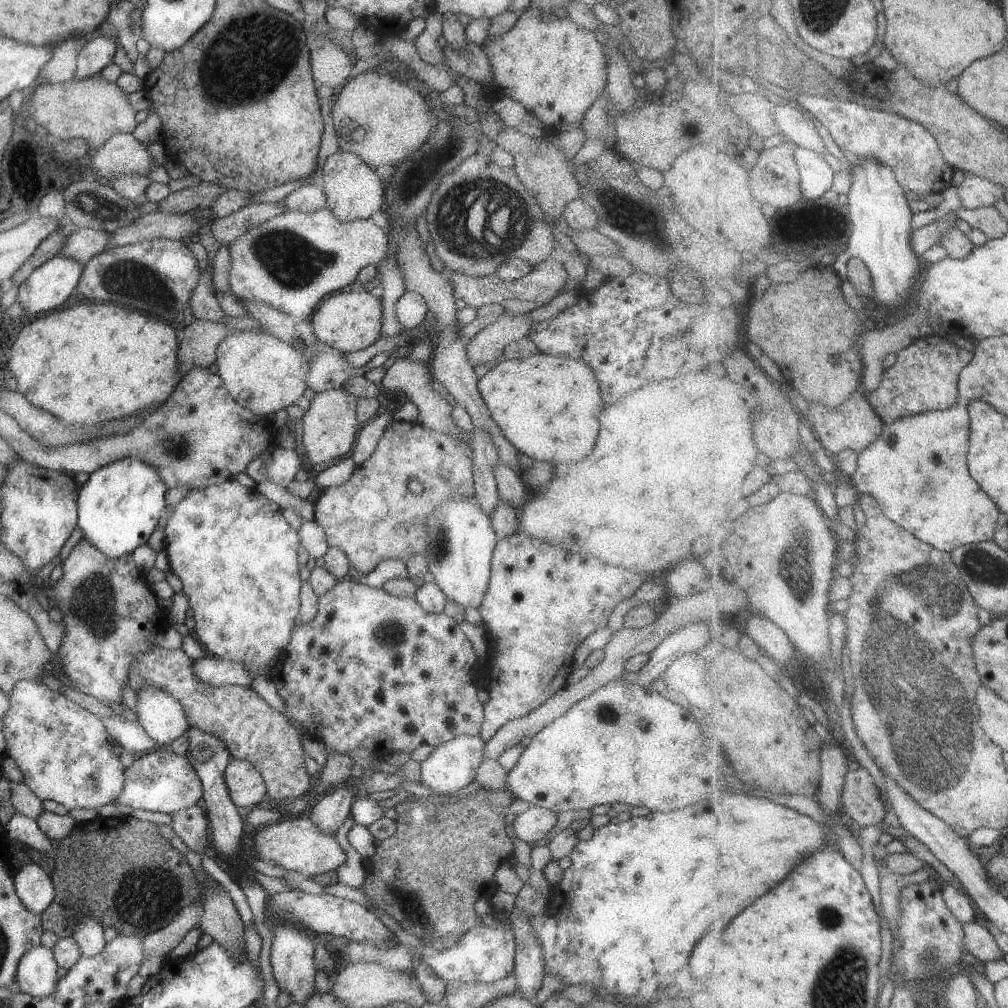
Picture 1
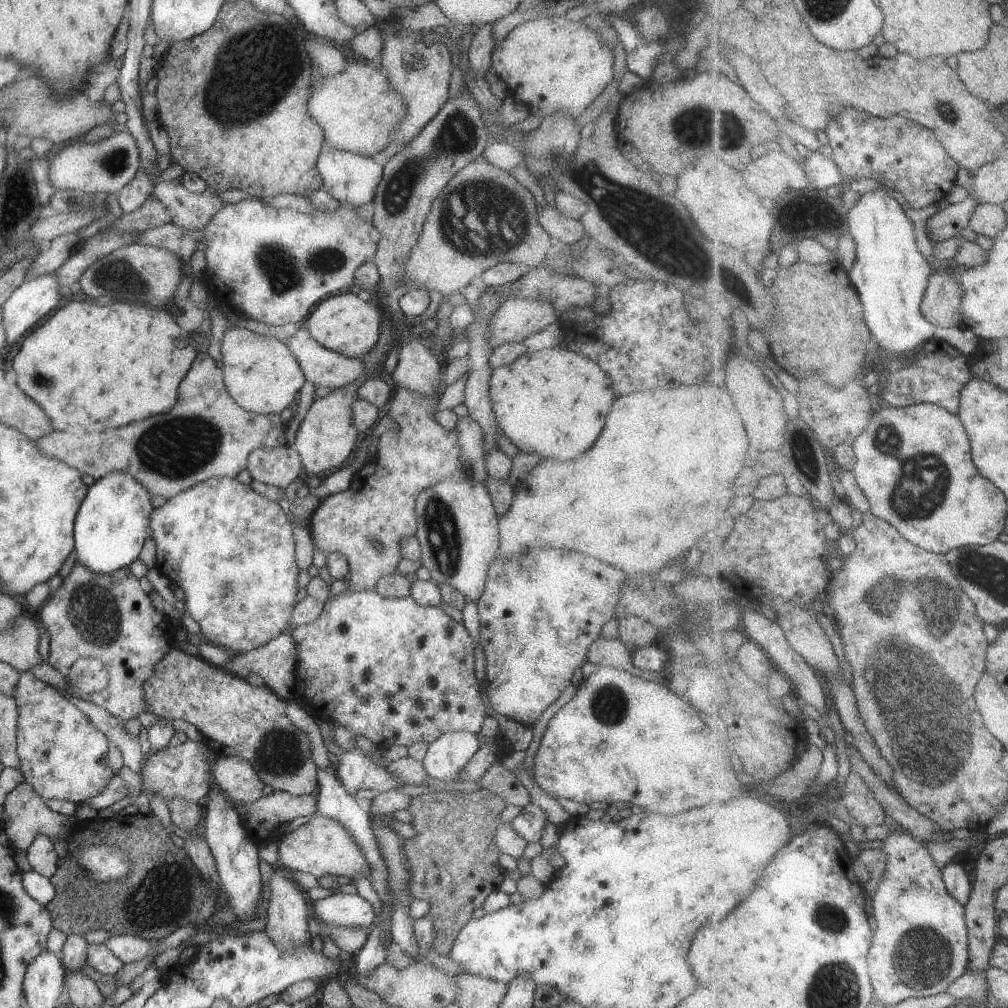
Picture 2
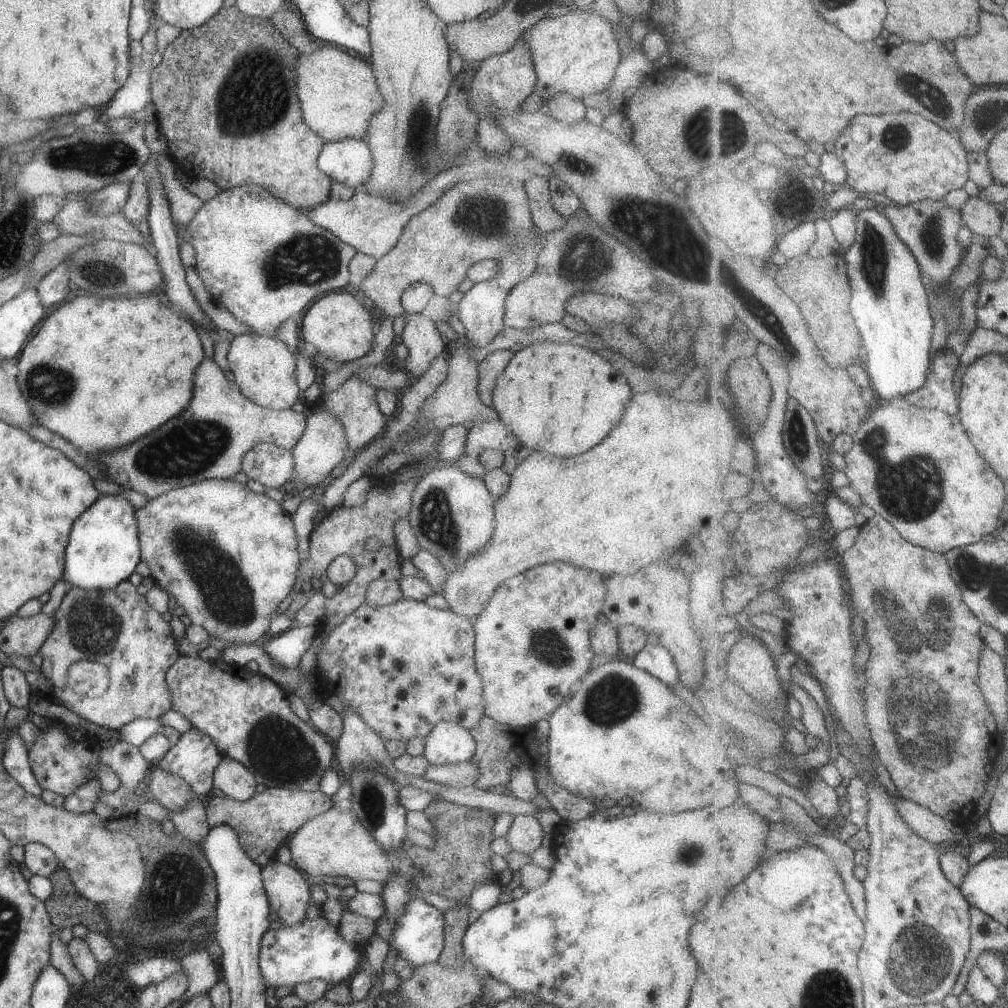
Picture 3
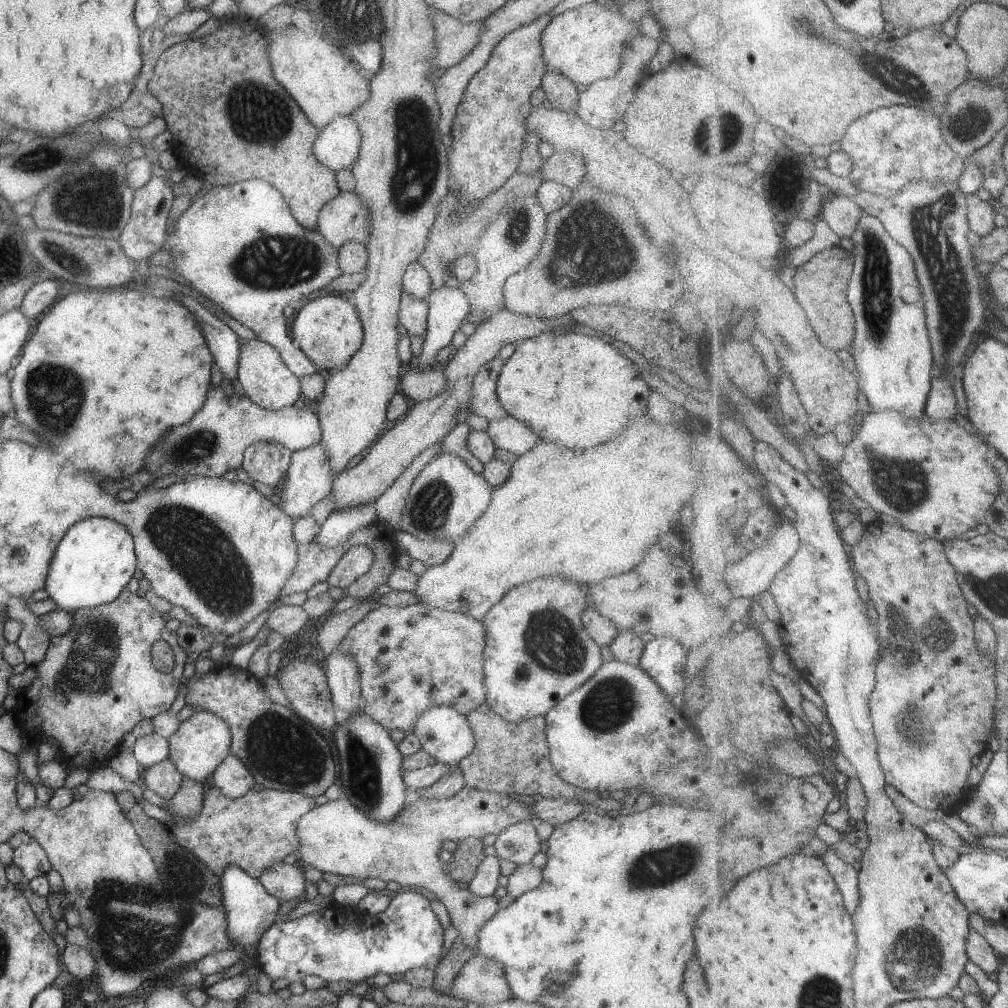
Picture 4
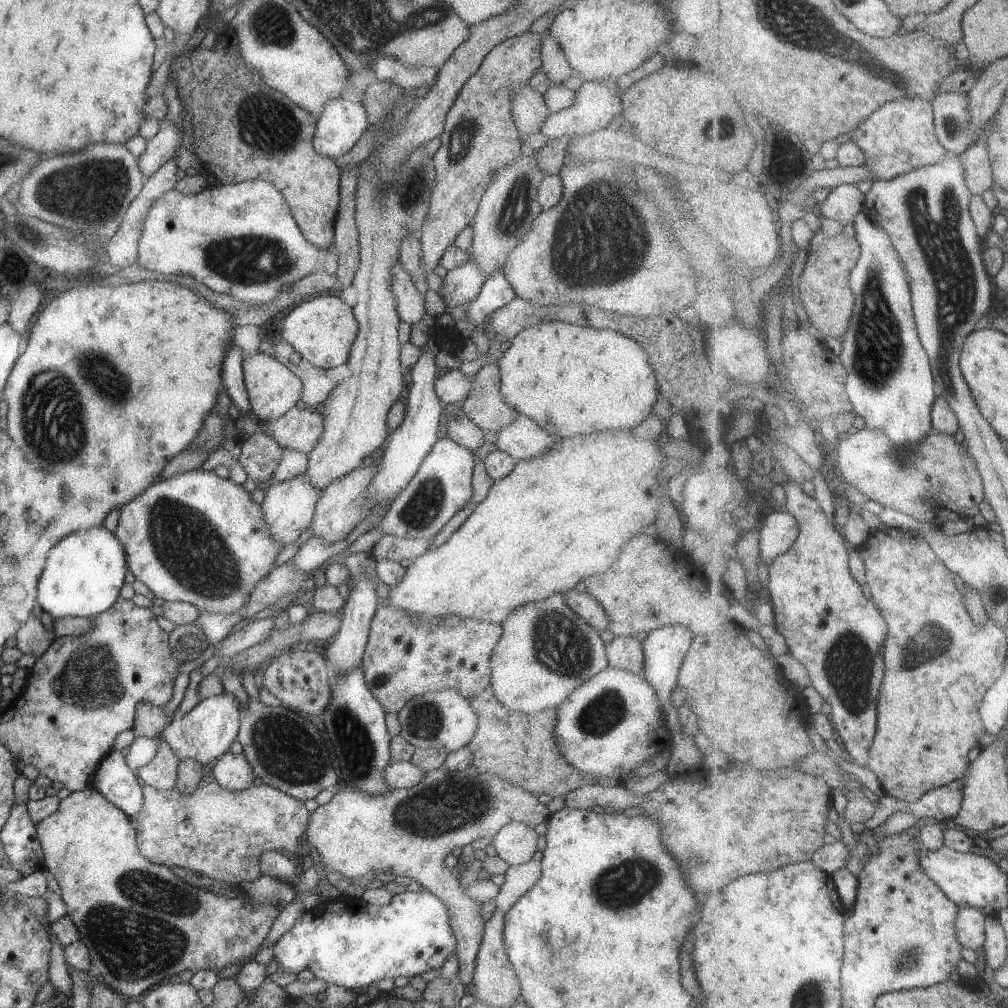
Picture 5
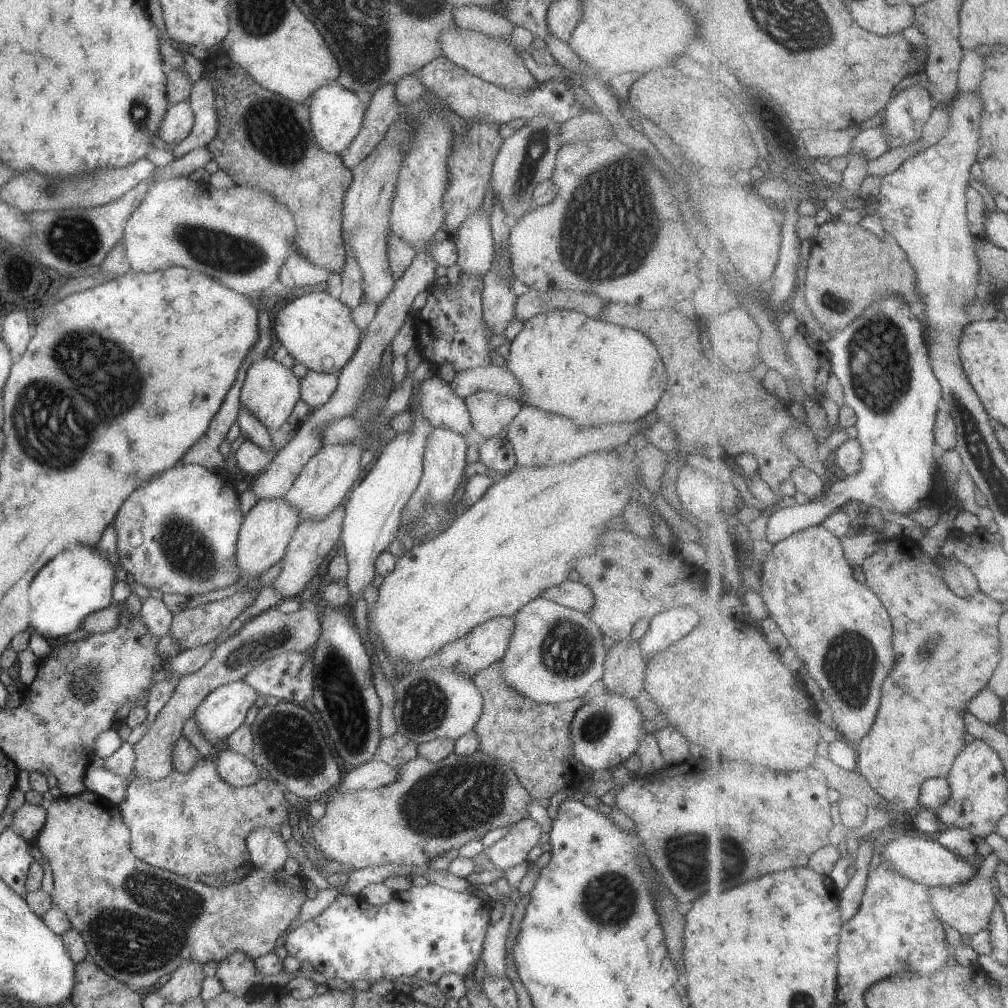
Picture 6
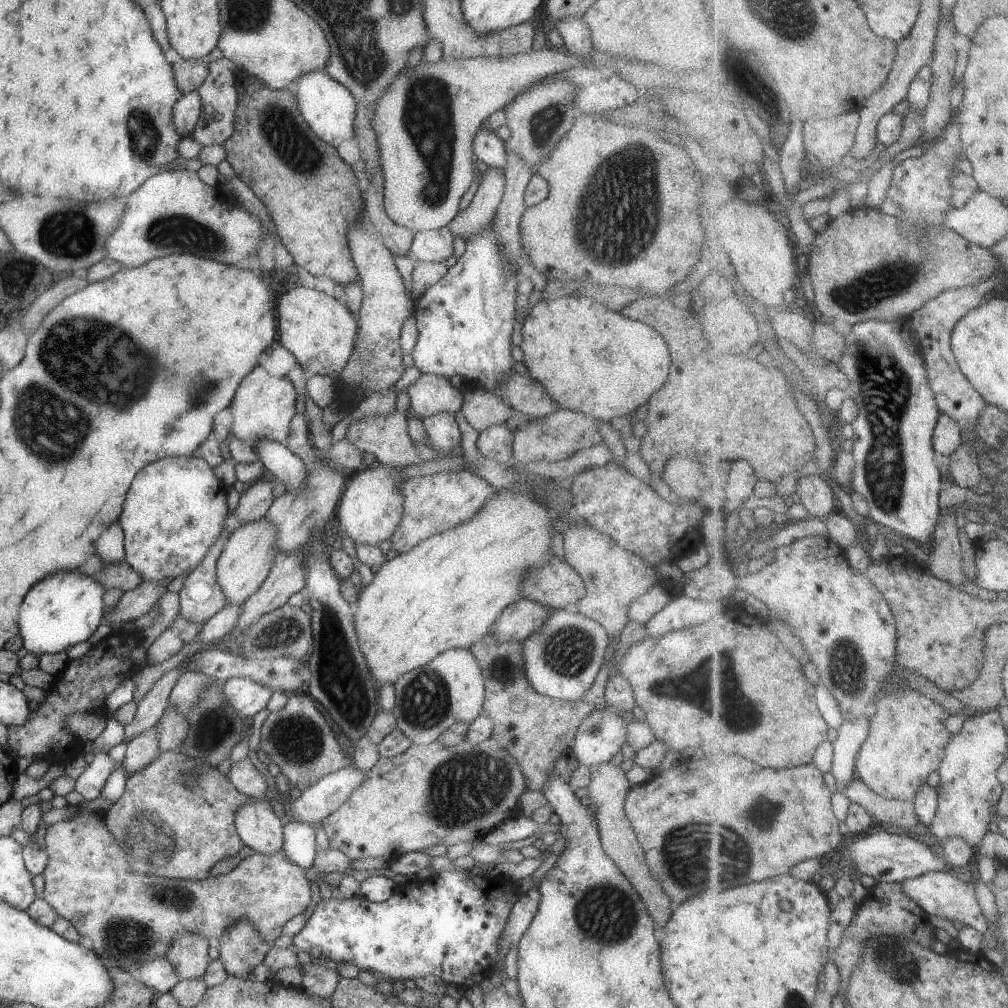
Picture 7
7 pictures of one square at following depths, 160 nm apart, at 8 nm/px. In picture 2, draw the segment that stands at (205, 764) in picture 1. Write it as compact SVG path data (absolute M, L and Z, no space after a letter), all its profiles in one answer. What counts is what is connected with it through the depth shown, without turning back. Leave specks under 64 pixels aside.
M212 777L210 787L206 792L208 796L207 804L203 809L205 818L204 832L205 841L216 864L218 880L221 890L228 899L234 915L240 918L251 920L255 918L253 910L261 892L261 882L259 880L259 858L257 857L257 847L253 844L251 836L243 827L235 806L226 801L224 792L216 786Z

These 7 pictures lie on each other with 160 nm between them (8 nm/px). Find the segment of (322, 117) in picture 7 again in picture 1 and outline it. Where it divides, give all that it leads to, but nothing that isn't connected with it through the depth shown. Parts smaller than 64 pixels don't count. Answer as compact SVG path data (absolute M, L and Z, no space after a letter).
M337 151L329 155L321 168L320 186L325 195L325 207L332 215L346 223L355 219L366 219L381 208L383 202L383 181L372 168L365 164L357 155L345 151Z

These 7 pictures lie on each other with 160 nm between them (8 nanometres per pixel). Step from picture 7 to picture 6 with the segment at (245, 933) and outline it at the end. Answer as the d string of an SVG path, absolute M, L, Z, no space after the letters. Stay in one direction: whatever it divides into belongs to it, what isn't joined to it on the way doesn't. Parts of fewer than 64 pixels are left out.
M233 950L216 964L215 978L221 982L222 990L233 996L245 996L260 978L255 970L254 959L245 952Z

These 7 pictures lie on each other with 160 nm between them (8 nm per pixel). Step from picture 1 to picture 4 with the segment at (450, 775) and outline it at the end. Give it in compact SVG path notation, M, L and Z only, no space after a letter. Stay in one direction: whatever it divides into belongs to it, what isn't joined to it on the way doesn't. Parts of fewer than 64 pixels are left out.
M439 704L439 706L429 706L427 710L421 712L415 722L411 733L419 740L421 749L429 754L437 763L445 765L455 765L466 757L474 747L474 736L466 718L458 713L455 708Z

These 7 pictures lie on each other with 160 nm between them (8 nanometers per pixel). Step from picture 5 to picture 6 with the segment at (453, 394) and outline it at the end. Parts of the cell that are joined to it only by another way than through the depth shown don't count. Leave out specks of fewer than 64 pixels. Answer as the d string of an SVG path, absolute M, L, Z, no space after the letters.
M492 364L455 372L449 386L461 399L480 389L493 392L496 395L509 396L515 402L521 402L521 384L519 384L517 376L513 376L505 368Z

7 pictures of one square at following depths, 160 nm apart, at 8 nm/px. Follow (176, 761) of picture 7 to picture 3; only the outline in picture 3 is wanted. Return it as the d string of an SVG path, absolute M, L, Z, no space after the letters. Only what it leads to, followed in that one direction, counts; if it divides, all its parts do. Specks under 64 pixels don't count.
M267 787L263 792L254 793L245 801L213 796L205 808L205 816L208 829L227 824L237 835L239 848L245 852L245 856L259 868L265 868L265 864L275 860L277 850L291 833L295 833L305 820L329 810L331 806L330 797L320 791L291 791Z

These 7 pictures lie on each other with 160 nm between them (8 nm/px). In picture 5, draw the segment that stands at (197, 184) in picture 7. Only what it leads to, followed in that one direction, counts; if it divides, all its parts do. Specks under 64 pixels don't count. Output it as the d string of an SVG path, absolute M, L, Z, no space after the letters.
M247 180L239 183L230 183L227 185L214 184L199 190L197 194L181 194L174 188L163 192L157 200L153 200L153 204L149 206L147 214L145 214L145 220L143 220L143 228L141 228L141 236L137 242L137 265L145 270L155 271L160 273L164 278L172 279L173 276L185 275L190 277L190 280L197 281L203 286L207 287L217 294L227 294L235 300L241 300L249 303L250 305L265 304L273 300L277 294L282 290L282 286L291 287L294 285L295 280L303 278L307 274L314 273L315 264L317 264L317 258L320 256L320 250L311 246L308 240L303 237L303 234L299 231L297 224L294 222L292 215L290 214L288 205L283 199L283 196L279 193L279 190L263 180Z

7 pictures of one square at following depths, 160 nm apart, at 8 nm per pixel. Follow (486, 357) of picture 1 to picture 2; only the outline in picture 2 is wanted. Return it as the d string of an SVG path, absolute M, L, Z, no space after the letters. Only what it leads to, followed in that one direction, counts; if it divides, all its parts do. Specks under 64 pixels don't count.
M505 299L494 310L488 322L488 346L493 350L502 344L521 343L530 334L557 322L551 305L529 299Z

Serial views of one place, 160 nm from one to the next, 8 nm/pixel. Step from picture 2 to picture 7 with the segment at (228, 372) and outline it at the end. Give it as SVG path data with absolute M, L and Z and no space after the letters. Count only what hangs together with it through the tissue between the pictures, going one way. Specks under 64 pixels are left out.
M257 364L241 378L228 405L232 419L230 433L235 439L243 440L252 449L259 440L285 444L289 422L295 414L296 396L293 384L286 376L271 376Z

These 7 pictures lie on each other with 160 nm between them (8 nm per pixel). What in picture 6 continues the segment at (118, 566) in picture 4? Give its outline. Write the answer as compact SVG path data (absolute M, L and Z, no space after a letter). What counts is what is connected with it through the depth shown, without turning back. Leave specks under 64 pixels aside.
M69 544L59 556L53 556L31 580L27 598L28 628L39 634L43 640L59 638L79 630L85 616L102 610L111 603L115 568L99 556L95 547L83 544Z

